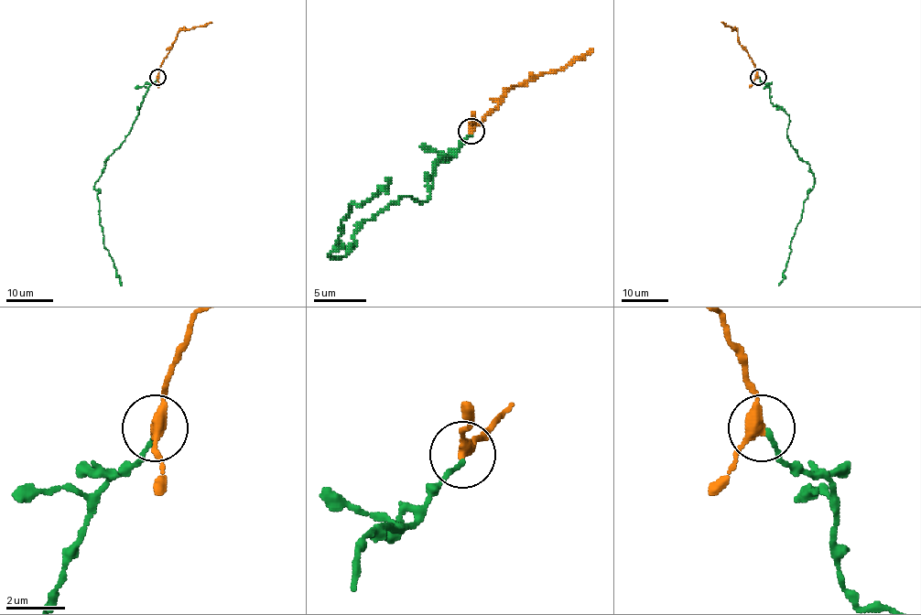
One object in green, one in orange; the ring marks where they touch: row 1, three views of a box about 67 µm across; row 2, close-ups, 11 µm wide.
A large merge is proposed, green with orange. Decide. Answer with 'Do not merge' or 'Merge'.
Merge

